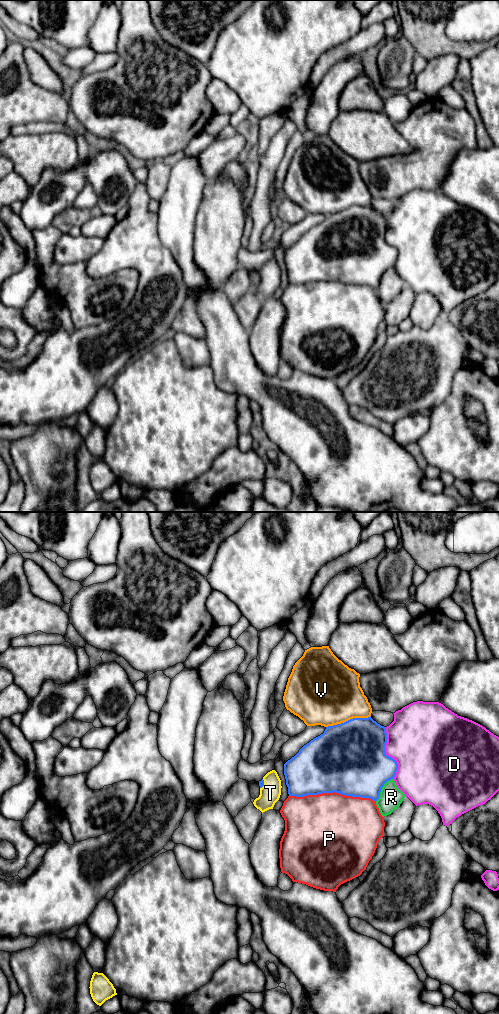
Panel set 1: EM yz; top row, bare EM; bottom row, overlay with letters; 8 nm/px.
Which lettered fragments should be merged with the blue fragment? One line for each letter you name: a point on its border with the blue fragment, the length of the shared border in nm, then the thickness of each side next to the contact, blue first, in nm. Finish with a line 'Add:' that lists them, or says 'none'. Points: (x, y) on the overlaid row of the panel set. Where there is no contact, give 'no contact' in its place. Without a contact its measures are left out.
T: meets blue in yz at (263, 784); contact 80 nm long; 50 nm thick on the blue side, 160 nm on the other
Add: T

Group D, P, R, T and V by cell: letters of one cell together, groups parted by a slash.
D / P / R / T / V

